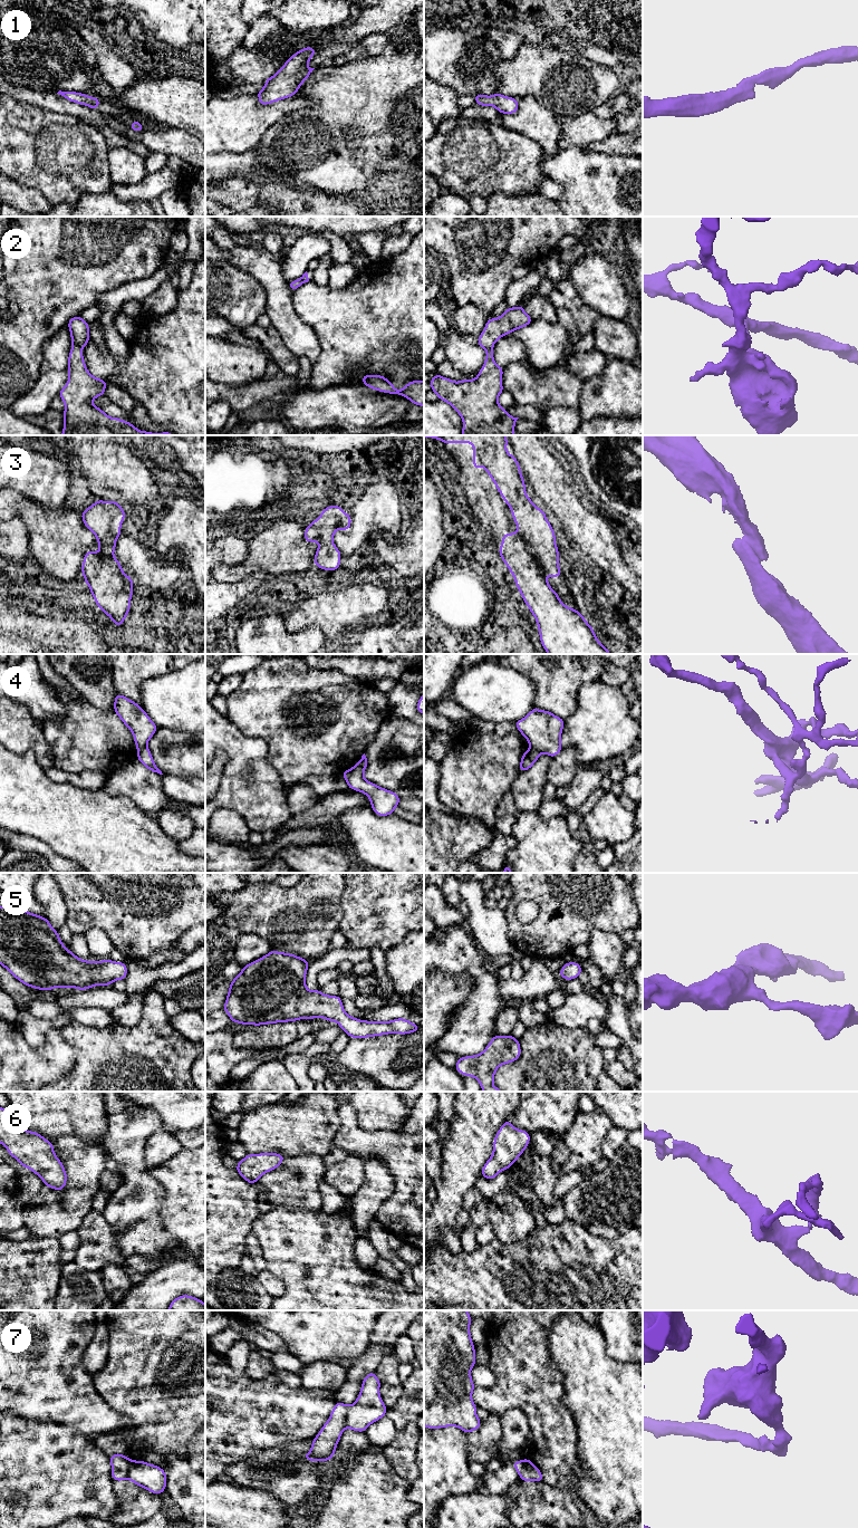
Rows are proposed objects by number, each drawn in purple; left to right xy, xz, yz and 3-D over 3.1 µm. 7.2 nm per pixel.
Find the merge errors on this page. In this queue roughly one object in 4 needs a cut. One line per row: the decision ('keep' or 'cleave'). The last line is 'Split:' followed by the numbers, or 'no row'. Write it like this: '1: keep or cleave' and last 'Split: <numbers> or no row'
1: keep
2: cleave
3: keep
4: cleave
5: keep
6: keep
7: cleave
Split: 2, 4, 7

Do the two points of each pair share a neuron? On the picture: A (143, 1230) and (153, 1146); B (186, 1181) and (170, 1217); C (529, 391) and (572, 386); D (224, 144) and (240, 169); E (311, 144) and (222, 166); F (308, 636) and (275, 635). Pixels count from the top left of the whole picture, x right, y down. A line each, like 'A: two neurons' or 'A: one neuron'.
A: two neurons
B: one neuron
C: one neuron
D: two neurons
E: two neurons
F: one neuron

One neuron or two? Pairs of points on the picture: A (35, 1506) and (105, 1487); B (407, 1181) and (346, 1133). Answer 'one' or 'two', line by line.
A: one
B: one

